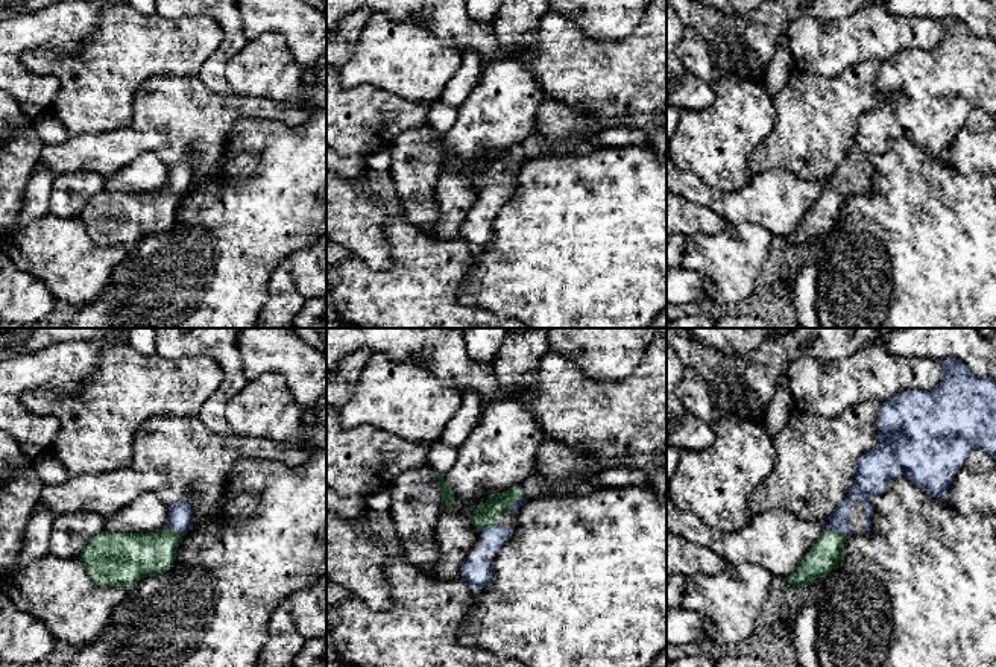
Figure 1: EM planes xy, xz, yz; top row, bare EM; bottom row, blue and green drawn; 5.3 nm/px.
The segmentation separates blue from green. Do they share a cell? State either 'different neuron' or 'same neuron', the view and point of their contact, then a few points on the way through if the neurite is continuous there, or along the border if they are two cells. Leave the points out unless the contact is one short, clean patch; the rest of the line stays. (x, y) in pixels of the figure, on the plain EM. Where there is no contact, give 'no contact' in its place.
same neuron; contact yz (838, 190)

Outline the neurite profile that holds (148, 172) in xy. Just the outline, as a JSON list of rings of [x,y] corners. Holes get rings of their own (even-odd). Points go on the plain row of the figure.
[[[141,153],[120,172],[105,176],[103,190],[114,193],[147,193],[167,185],[169,167],[153,153]]]

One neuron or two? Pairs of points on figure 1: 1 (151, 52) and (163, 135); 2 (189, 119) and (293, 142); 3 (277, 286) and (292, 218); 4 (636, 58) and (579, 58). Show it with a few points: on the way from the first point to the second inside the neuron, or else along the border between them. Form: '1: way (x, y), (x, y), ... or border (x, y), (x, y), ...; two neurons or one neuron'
1: border (190, 76), (151, 75), (137, 88), (132, 105); two neurons
2: border (237, 119), (228, 137), (226, 154), (220, 161); two neurons
3: border (284, 262), (271, 277), (267, 298); two neurons
4: way (623, 60), (592, 58); one neuron

